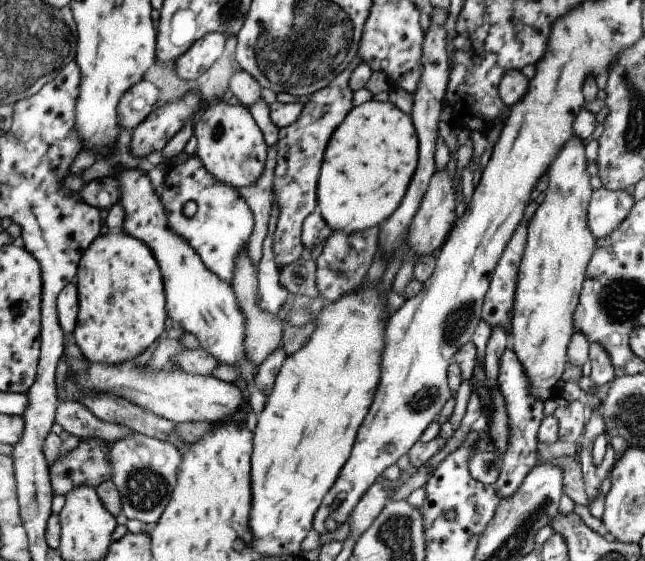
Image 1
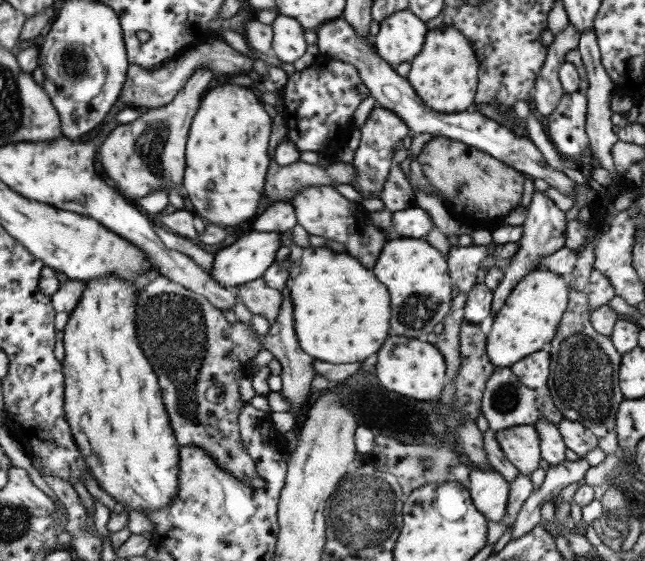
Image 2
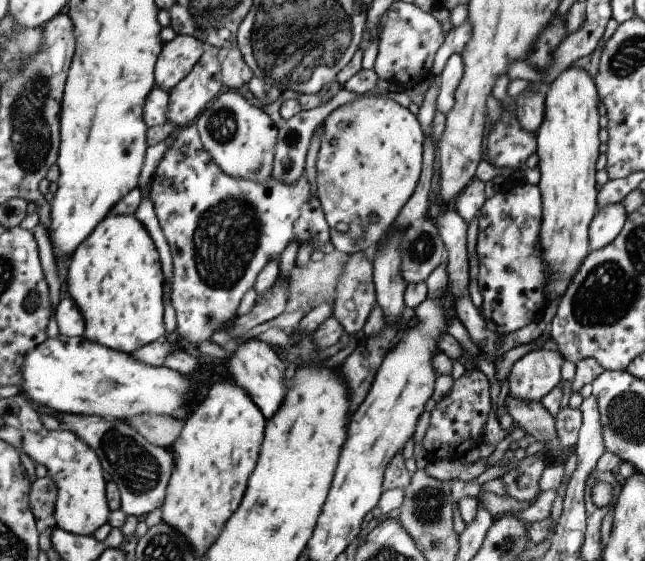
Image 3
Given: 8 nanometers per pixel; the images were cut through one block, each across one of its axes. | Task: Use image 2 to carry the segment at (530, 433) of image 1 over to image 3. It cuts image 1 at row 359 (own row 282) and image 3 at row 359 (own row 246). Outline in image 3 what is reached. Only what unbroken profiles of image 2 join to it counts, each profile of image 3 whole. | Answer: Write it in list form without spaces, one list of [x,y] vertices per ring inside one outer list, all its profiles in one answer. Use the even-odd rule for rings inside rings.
[[[527,351],[509,369],[506,378],[508,396],[531,404],[540,402],[540,398],[563,378],[560,375],[562,360],[557,351]]]

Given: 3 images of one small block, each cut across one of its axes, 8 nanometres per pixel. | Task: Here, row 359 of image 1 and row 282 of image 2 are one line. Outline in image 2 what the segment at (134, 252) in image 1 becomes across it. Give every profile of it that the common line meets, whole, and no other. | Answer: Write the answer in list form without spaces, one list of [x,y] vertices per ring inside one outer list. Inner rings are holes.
[[[103,275],[99,279],[89,279],[89,281],[85,282],[85,289],[83,289],[75,309],[69,314],[69,320],[67,320],[67,324],[65,324],[63,329],[63,339],[61,342],[63,343],[63,349],[65,349],[65,356],[60,363],[64,377],[63,409],[65,409],[65,421],[69,423],[69,429],[71,429],[74,442],[83,459],[85,459],[85,465],[87,465],[89,474],[91,474],[98,486],[109,496],[112,496],[117,503],[145,514],[149,513],[149,511],[165,507],[173,499],[173,495],[177,494],[179,447],[174,440],[172,428],[169,426],[169,419],[162,403],[162,392],[158,388],[156,375],[153,373],[149,361],[145,359],[137,341],[137,330],[134,324],[136,310],[137,291],[133,287],[132,280],[117,277],[117,275]]]

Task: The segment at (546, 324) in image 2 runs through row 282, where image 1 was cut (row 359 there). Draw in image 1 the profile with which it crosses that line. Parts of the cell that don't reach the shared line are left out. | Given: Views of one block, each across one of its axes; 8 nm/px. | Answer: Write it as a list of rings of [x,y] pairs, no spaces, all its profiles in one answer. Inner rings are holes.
[[[572,136],[558,151],[545,172],[548,180],[545,197],[526,226],[526,241],[518,266],[512,315],[507,332],[508,347],[515,353],[521,365],[523,374],[528,380],[530,394],[543,402],[554,397],[553,388],[558,384],[561,373],[567,366],[566,348],[573,335],[573,311],[578,305],[578,294],[586,266],[596,245],[596,238],[588,229],[586,221],[586,208],[592,191],[589,187],[590,177],[585,171],[587,160],[584,157],[583,147],[581,140]]]

